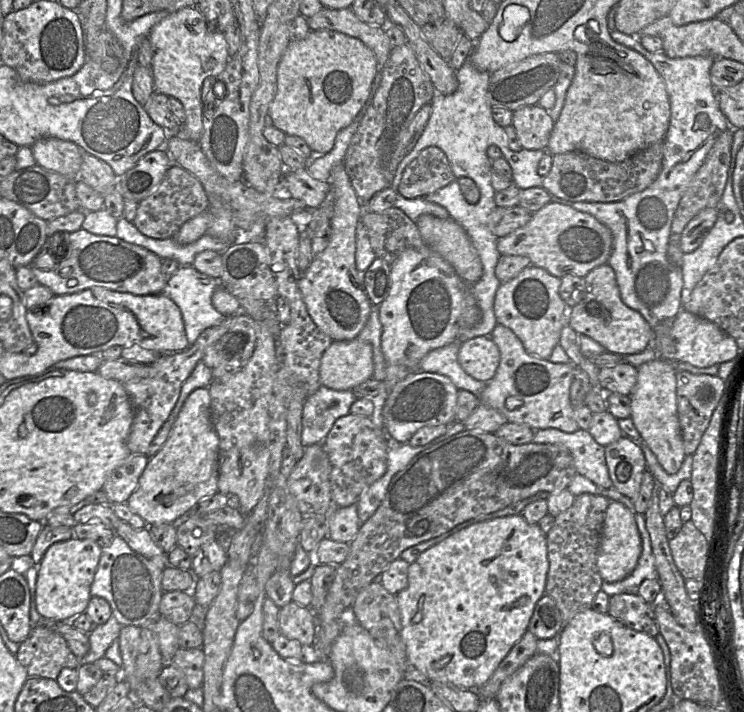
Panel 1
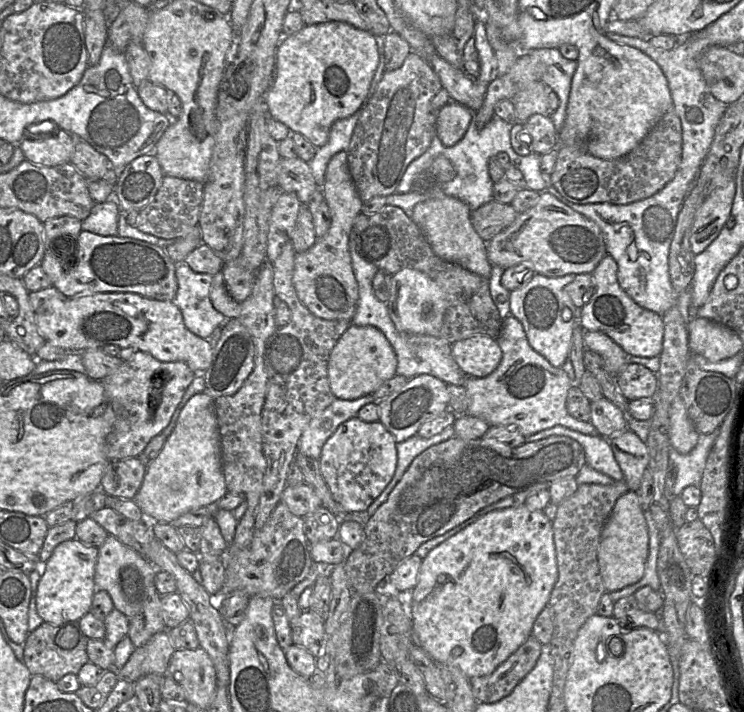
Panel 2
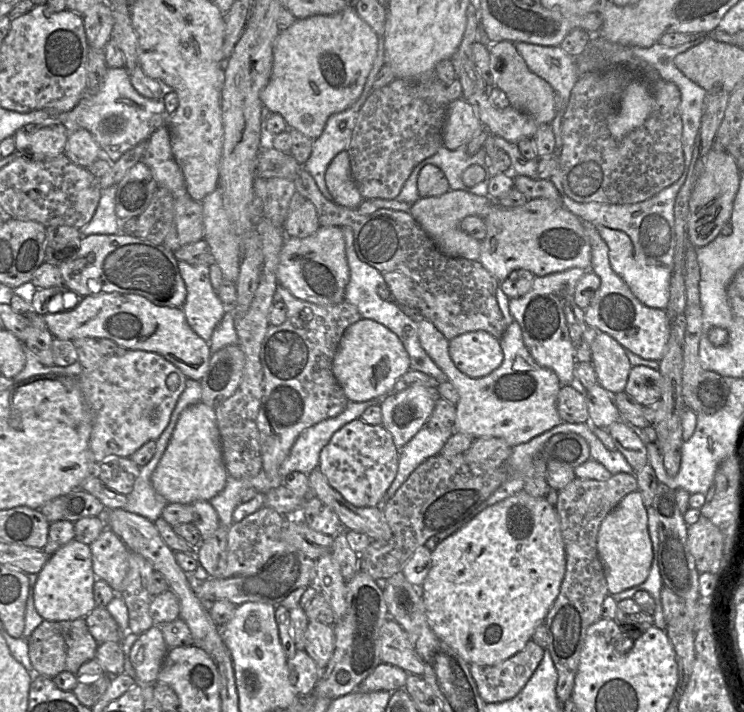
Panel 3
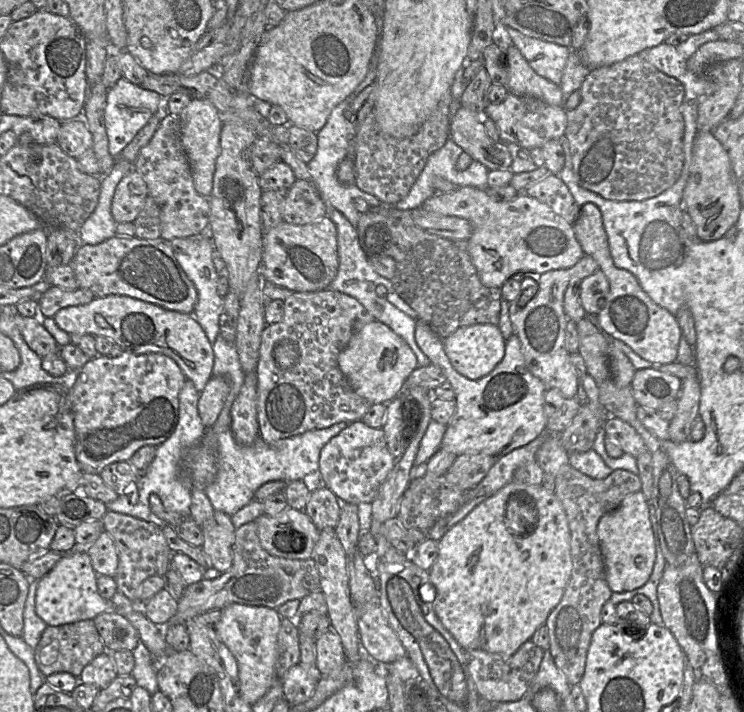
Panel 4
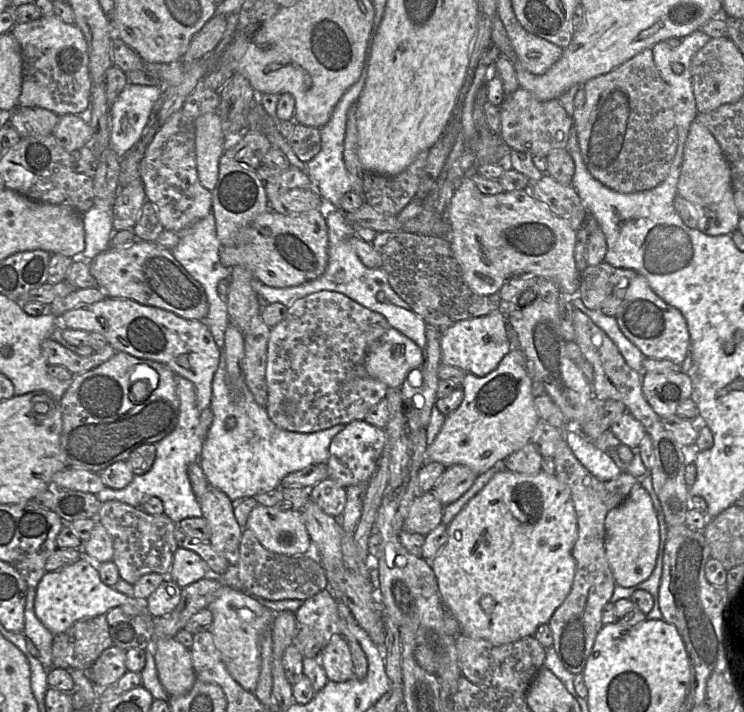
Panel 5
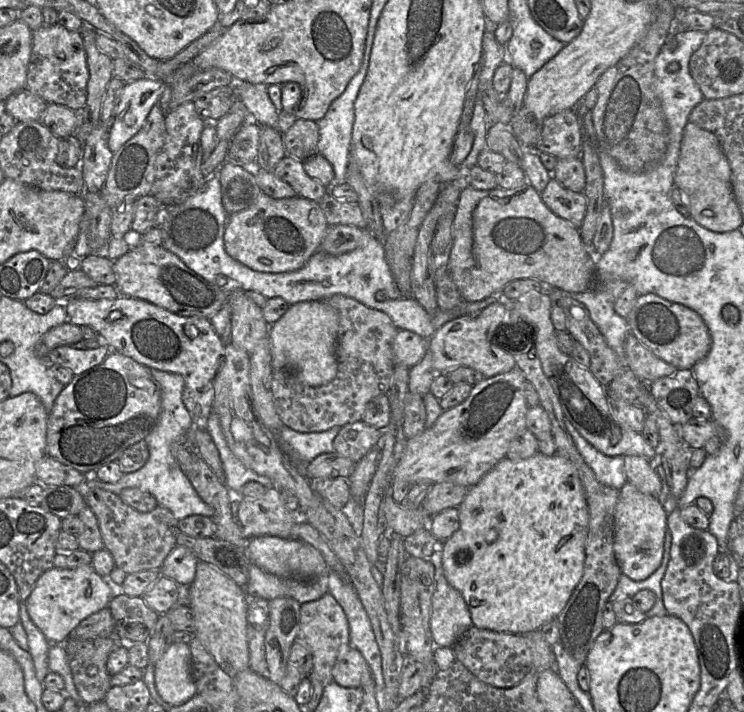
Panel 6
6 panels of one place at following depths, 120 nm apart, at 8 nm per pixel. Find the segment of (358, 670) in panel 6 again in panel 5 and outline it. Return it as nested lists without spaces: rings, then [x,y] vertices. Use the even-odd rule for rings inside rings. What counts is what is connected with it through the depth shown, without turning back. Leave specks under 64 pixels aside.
[[[333,635],[323,647],[319,662],[329,681],[340,683],[355,677],[350,648],[340,635]]]

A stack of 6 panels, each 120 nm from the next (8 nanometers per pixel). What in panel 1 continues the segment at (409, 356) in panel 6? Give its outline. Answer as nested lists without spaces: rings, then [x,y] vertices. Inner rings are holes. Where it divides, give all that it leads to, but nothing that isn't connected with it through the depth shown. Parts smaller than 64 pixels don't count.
[[[358,338],[333,341],[321,357],[320,382],[333,390],[352,390],[373,378],[373,373],[372,346]]]

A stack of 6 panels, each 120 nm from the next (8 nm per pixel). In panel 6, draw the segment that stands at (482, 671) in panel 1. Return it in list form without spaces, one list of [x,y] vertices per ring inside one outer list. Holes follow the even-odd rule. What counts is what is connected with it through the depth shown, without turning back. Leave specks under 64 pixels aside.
[[[539,452],[520,461],[511,461],[504,457],[475,486],[468,489],[458,507],[458,512],[459,528],[440,545],[438,559],[447,582],[462,595],[469,610],[472,625],[480,629],[524,635],[536,631],[549,621],[556,619],[583,575],[585,541],[589,524],[586,500],[572,463],[559,454],[546,456]]]

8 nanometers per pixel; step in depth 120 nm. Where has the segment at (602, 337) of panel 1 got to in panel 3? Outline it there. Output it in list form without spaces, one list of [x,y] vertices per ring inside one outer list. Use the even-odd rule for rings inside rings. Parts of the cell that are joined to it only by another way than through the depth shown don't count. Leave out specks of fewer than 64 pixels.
[[[583,222],[583,225],[591,246],[591,267],[587,271],[593,271],[601,280],[590,306],[585,310],[586,325],[609,334],[624,349],[635,355],[659,362],[664,356],[671,334],[668,312],[647,307],[634,296],[625,281],[613,271],[609,260],[609,248],[598,230],[590,222]]]

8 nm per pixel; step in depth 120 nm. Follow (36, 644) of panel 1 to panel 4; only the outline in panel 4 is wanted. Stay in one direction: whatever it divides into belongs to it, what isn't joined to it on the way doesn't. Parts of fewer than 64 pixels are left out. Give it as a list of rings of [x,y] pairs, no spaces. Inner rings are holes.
[[[82,620],[59,626],[47,625],[33,653],[37,667],[45,677],[66,672],[79,678],[85,666],[105,651],[93,620]]]

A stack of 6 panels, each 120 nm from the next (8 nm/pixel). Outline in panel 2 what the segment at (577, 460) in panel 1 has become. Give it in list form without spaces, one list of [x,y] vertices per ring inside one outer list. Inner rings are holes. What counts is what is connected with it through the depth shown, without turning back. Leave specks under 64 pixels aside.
[[[554,426],[526,437],[526,442],[535,442],[551,436],[567,436],[576,440],[584,449],[587,465],[610,476],[614,481],[623,480],[623,472],[607,438],[599,435],[585,435],[563,426]]]

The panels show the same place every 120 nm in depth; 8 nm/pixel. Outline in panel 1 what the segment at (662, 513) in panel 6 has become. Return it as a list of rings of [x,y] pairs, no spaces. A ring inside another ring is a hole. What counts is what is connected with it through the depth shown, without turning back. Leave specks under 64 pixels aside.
[[[611,501],[602,527],[597,568],[603,582],[618,582],[628,577],[636,568],[642,552],[642,541],[636,521],[636,512],[632,512],[624,504]]]

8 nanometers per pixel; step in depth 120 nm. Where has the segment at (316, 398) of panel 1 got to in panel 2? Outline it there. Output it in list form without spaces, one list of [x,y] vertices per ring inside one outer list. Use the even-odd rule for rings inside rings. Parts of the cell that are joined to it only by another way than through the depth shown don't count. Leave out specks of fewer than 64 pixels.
[[[372,395],[355,400],[336,398],[324,411],[313,417],[303,431],[297,444],[297,452],[313,459],[319,459],[323,445],[343,422],[356,417],[366,404],[376,402]]]

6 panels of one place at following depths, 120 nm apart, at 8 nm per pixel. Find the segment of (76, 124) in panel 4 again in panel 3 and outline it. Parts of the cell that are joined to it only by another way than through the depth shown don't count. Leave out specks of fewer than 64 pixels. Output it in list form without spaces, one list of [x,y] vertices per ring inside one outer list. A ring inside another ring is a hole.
[[[82,128],[70,131],[64,153],[74,164],[87,168],[97,159],[109,161],[89,131]]]

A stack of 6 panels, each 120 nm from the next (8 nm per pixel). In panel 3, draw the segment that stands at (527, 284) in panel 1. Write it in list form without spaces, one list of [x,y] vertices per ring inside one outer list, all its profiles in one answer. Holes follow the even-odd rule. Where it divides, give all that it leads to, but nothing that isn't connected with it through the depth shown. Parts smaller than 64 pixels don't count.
[[[571,268],[535,277],[530,291],[509,301],[510,313],[521,328],[524,344],[531,356],[538,365],[552,370],[562,385],[570,385],[577,363],[564,308],[567,302],[574,300],[576,285],[586,272],[583,268]]]

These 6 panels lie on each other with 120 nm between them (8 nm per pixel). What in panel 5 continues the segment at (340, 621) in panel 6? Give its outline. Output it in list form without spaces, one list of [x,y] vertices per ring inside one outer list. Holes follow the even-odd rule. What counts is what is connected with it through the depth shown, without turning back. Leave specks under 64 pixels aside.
[[[323,590],[304,600],[294,615],[299,627],[307,627],[319,636],[323,647],[333,635],[340,633],[337,600],[330,590]]]

